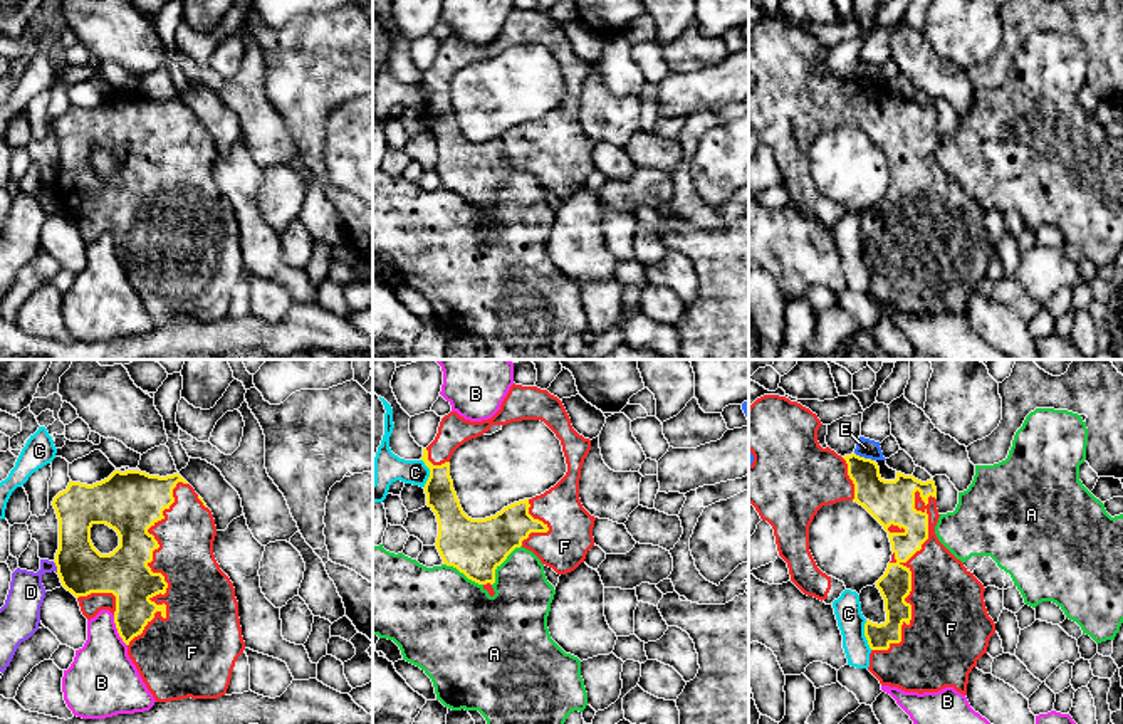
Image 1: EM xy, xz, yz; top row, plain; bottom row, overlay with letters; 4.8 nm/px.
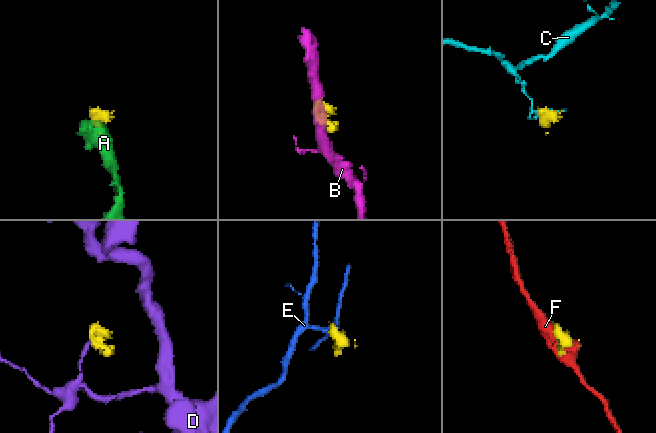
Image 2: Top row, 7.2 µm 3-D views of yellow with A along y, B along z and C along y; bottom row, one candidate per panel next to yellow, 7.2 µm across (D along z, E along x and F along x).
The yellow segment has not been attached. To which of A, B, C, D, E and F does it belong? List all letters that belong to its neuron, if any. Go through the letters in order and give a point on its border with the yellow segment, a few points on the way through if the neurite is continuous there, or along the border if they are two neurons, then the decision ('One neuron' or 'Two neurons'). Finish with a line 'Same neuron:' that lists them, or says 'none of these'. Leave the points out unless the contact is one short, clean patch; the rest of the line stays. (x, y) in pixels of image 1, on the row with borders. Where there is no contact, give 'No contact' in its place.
A: Touches yellow at xz (501, 563). Two neurons
B: Touches yellow at xy (118, 630). Boundary: xy (113, 615), (116, 632), (126, 645). Two neurons
C: Touches yellow at yz (865, 635). Two neurons
D: Touches yellow at xy (56, 565). Boundary: xy (52, 561), (57, 571). Two neurons
E: Touches yellow at yz (863, 457). Boundary: yz (855, 452), (873, 461). Two neurons
F: Touches yellow at yz (910, 582). One neuron
Same neuron: F

